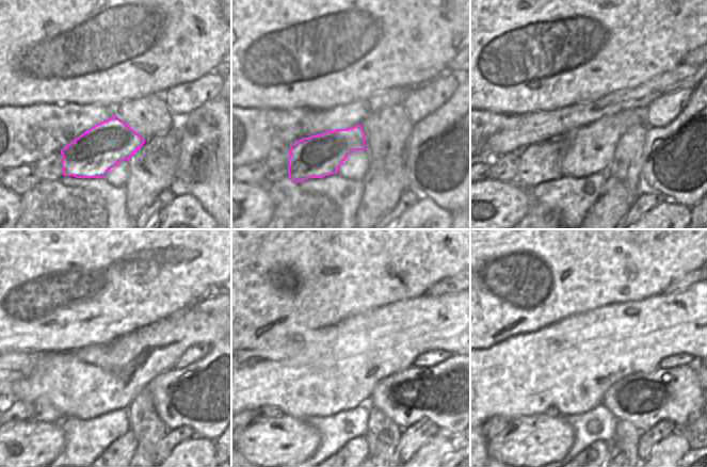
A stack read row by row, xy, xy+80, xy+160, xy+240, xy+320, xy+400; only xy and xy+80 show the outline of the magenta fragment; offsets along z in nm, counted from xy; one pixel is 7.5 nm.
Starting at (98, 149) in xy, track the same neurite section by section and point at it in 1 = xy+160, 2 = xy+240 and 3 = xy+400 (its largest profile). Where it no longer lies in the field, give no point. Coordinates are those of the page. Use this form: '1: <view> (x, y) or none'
1: xy+160 (540, 162)
2: xy+240 (44, 411)
3: xy+400 (492, 427)

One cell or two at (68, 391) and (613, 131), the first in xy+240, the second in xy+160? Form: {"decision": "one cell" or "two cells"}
{"decision": "one cell"}

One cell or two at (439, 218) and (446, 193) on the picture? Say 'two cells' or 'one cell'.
two cells

